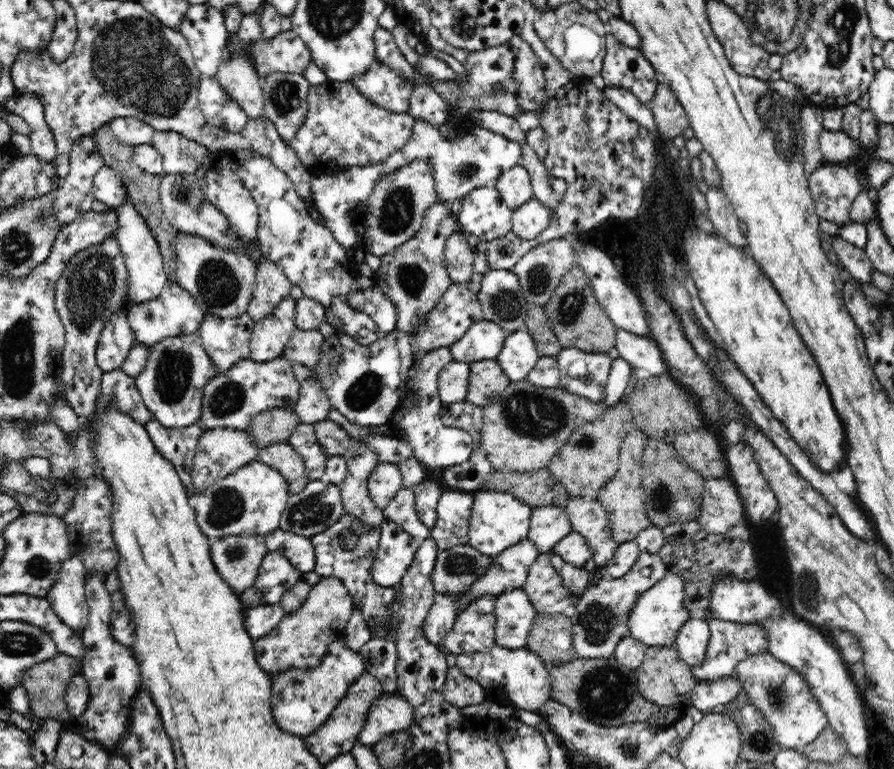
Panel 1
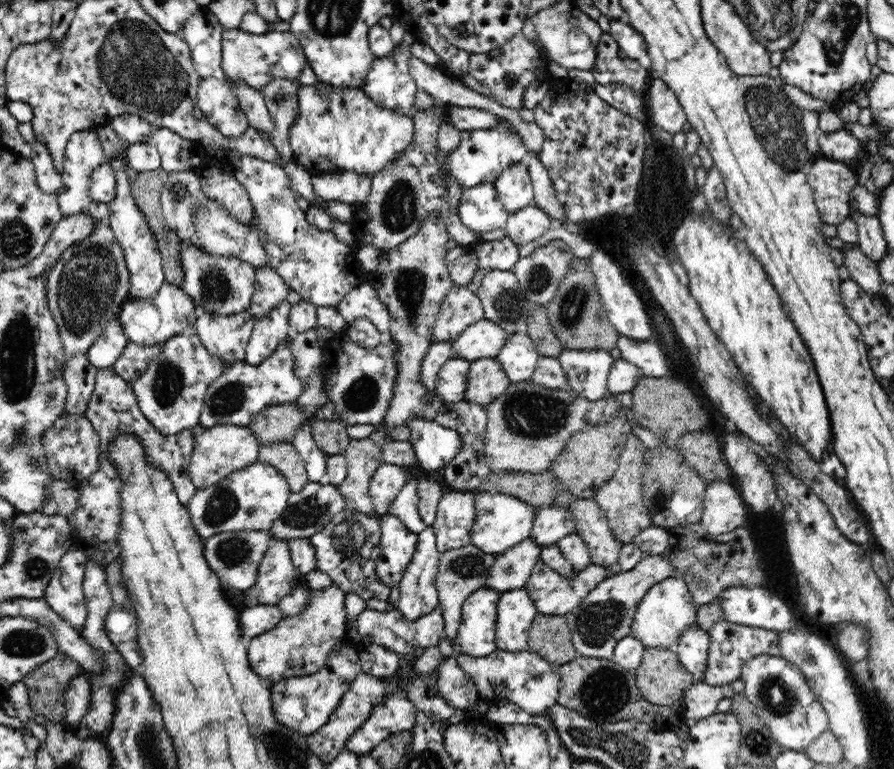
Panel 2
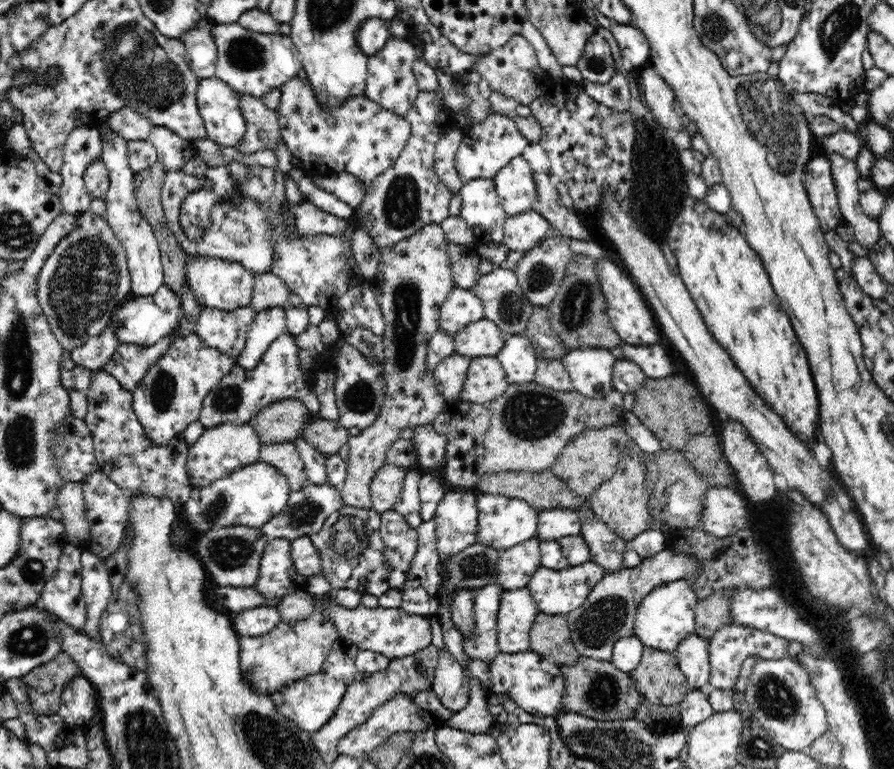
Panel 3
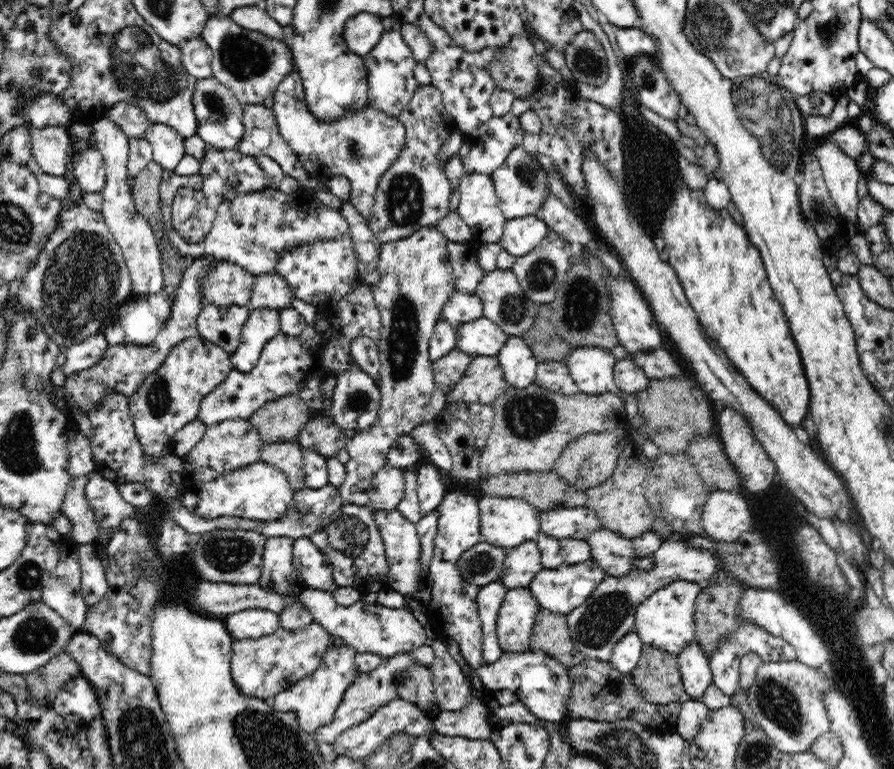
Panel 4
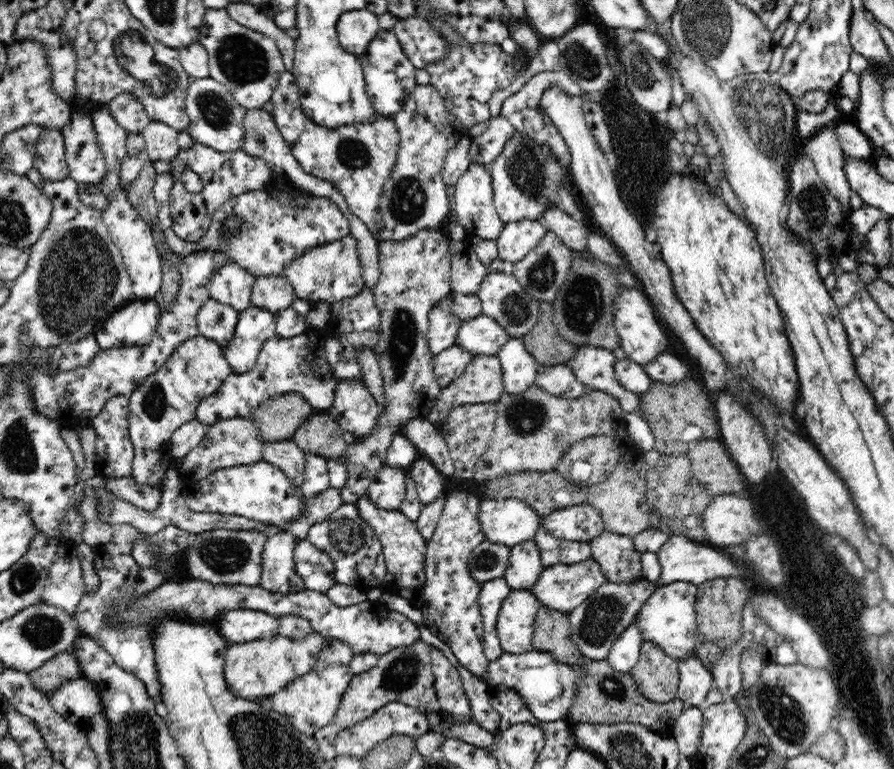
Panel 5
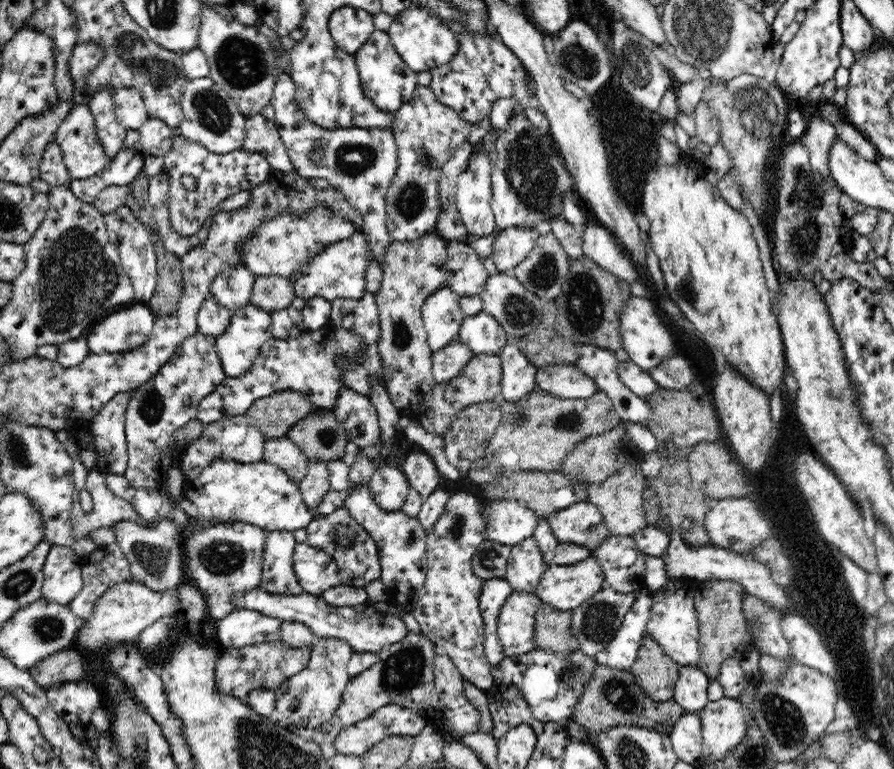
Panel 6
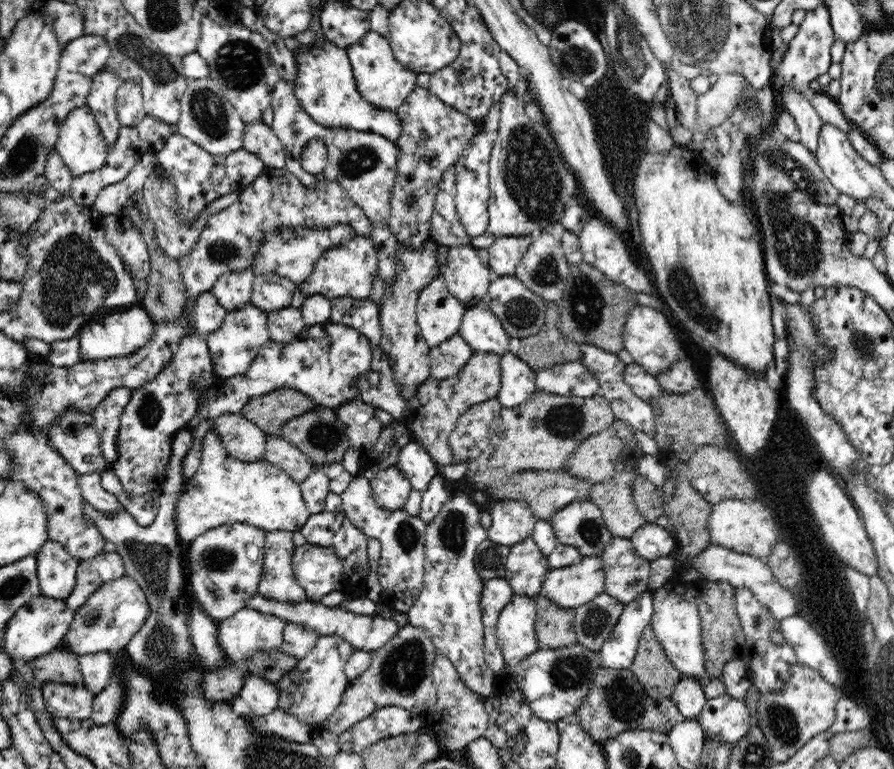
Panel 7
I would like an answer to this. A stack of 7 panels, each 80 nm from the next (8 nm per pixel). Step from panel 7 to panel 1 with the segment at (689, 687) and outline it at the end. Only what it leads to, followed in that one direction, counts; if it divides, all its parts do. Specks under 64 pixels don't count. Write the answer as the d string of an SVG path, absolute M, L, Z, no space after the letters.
M692 616L678 631L674 648L690 669L696 669L705 661L709 638L709 623L702 617Z

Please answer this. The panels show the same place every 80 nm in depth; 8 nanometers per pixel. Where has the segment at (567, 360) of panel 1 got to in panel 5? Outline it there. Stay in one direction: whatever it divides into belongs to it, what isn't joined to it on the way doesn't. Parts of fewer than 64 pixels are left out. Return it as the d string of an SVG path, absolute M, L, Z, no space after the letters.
M584 345L577 347L576 356L566 365L588 389L606 392L618 400L623 413L634 411L641 416L640 398L618 382L615 375L616 362L612 350Z

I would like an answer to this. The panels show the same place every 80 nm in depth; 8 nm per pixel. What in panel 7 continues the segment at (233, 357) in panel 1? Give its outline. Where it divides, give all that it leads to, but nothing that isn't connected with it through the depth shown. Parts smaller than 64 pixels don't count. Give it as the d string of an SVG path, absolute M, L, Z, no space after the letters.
M211 291L200 292L196 304L192 308L194 322L198 333L206 335L215 332L225 318L225 308L217 302Z

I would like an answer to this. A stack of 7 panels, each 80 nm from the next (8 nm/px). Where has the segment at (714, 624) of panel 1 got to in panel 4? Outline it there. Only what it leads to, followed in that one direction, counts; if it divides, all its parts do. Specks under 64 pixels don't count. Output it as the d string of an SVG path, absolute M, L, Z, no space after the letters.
M741 624L725 641L720 641L718 648L709 658L709 667L713 674L713 683L726 696L731 697L740 685L740 658L747 652L755 652L764 663L778 662L782 660L782 648L784 648L784 639L780 636L770 634L765 628L758 624Z

